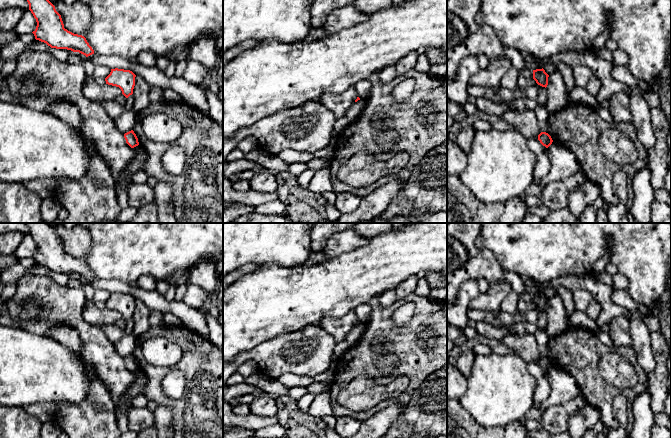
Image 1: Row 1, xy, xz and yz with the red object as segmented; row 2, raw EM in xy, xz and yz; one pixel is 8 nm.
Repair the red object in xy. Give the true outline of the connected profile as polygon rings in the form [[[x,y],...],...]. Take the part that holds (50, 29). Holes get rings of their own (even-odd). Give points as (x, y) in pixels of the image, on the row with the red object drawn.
[[[27,0],[27,2],[37,22],[36,29],[32,32],[36,40],[46,43],[51,48],[79,52],[86,57],[94,54],[84,36],[64,28],[61,15],[49,0]]]

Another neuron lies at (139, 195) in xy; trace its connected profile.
[[[131,183],[128,190],[129,205],[133,208],[141,208],[147,204],[154,202],[154,188],[145,184]]]

